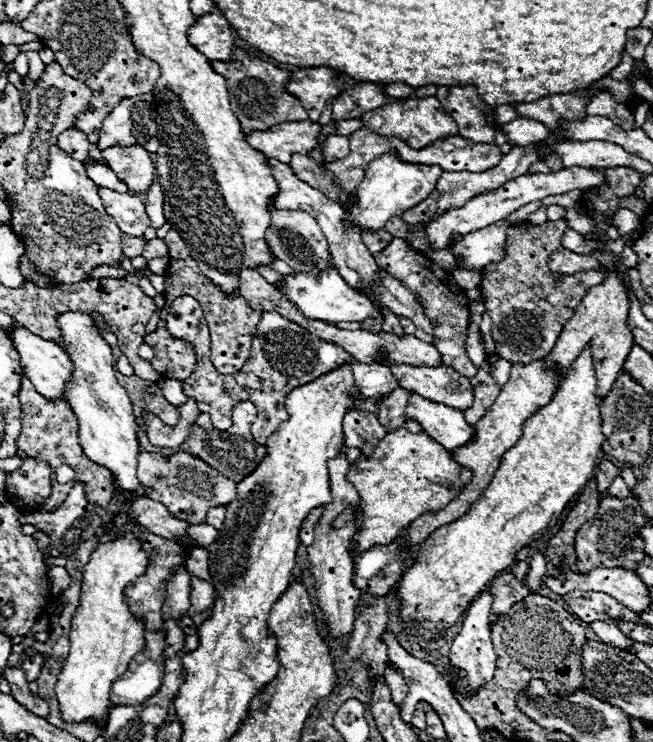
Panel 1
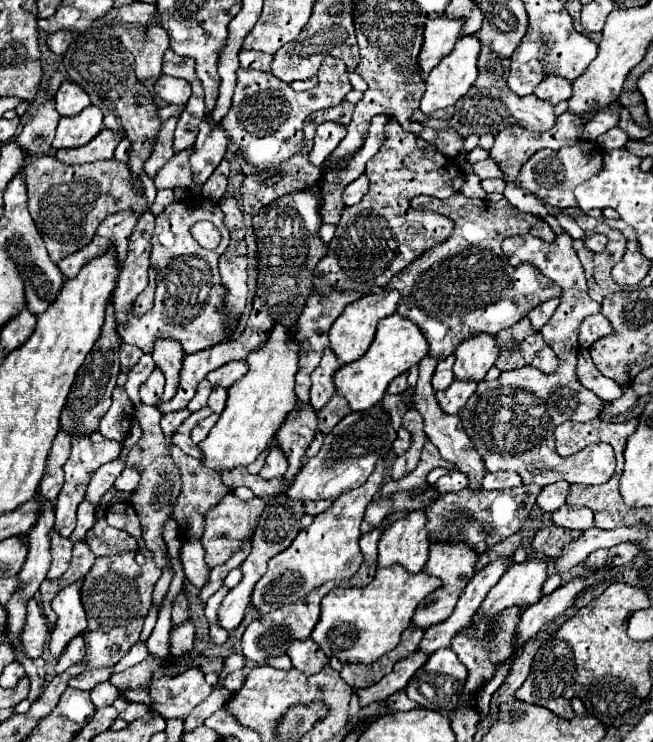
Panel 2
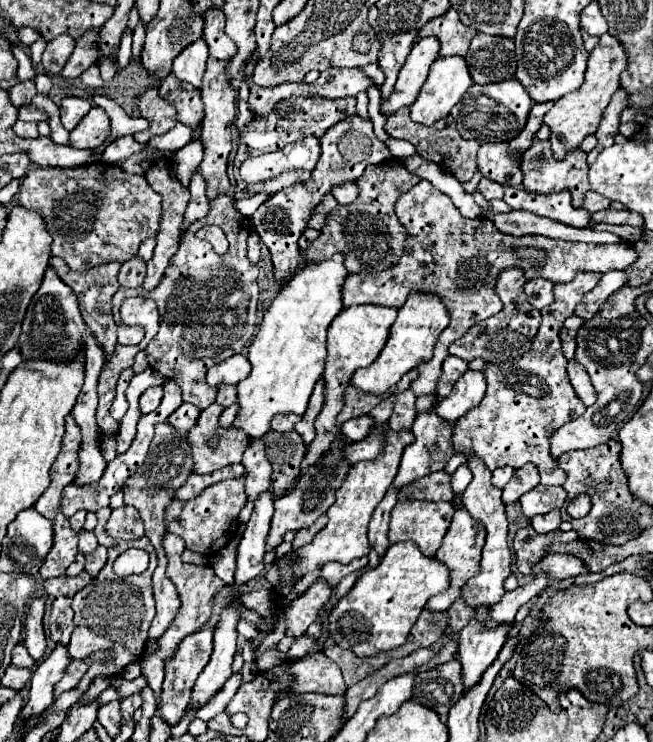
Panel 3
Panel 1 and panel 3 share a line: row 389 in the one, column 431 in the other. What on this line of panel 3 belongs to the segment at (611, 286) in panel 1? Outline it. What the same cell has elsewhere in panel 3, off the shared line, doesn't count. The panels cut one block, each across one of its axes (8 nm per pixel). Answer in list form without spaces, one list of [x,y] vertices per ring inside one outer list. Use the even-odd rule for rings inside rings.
[[[460,508],[460,510],[454,514],[452,524],[450,524],[450,528],[448,528],[444,540],[442,540],[442,546],[438,548],[438,552],[436,552],[436,556],[434,556],[436,560],[440,560],[440,562],[446,564],[446,568],[448,568],[448,572],[450,572],[450,588],[448,588],[446,592],[436,594],[436,596],[430,598],[428,604],[426,604],[428,610],[446,612],[446,610],[452,606],[452,602],[460,596],[462,586],[466,584],[466,580],[472,578],[472,576],[478,572],[480,552],[482,552],[482,546],[484,546],[484,538],[486,538],[484,524],[480,524],[478,520],[474,520],[472,516],[468,516],[468,510]]]

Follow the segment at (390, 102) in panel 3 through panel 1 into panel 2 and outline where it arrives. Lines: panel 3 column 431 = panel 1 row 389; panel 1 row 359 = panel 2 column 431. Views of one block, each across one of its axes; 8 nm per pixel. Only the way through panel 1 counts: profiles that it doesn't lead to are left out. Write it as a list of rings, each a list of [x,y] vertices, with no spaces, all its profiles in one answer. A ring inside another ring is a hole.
[[[434,18],[424,28],[424,44],[418,56],[420,70],[428,74],[446,54],[454,50],[456,40],[460,38],[464,20],[462,18]]]

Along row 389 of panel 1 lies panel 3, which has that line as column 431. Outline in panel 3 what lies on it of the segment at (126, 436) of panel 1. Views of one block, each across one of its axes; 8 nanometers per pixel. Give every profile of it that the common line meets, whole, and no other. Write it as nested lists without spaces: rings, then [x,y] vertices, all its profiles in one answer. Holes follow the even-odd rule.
[[[446,56],[446,58],[436,58],[434,64],[430,66],[430,74],[418,94],[418,100],[410,106],[410,118],[418,124],[434,124],[440,118],[446,118],[450,110],[456,106],[456,102],[466,94],[466,90],[472,86],[472,78],[466,66],[466,60],[462,56]]]

